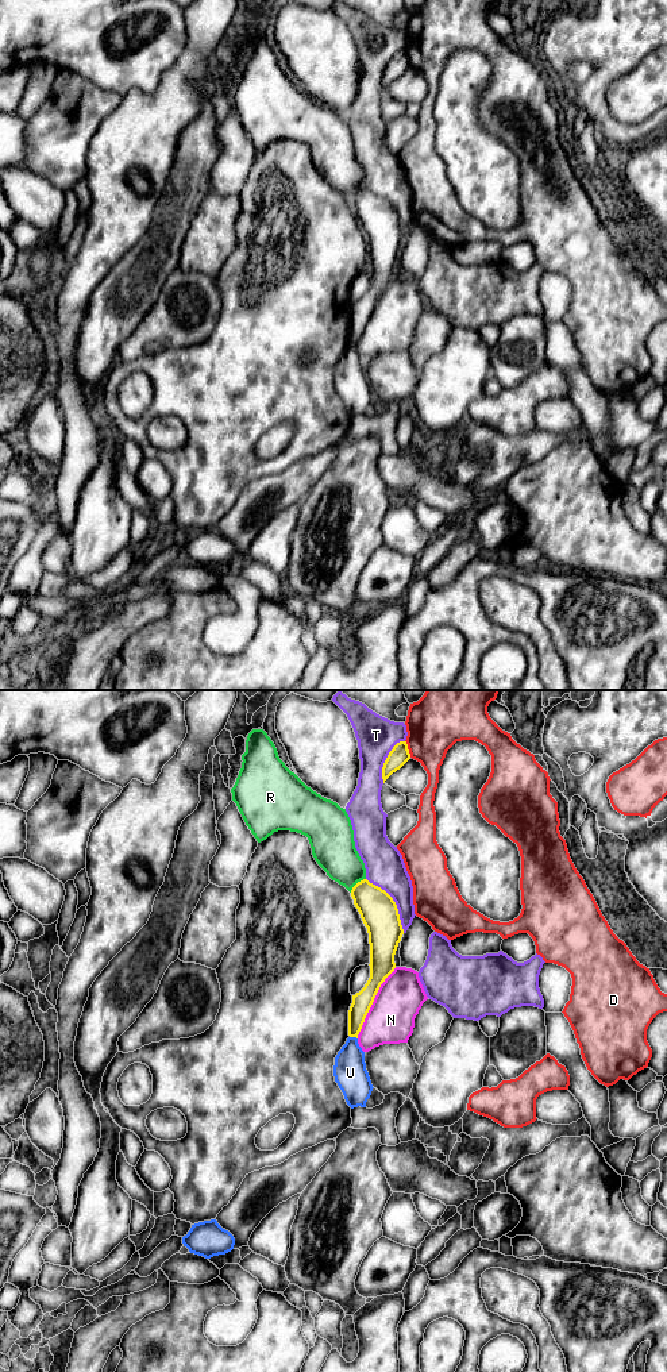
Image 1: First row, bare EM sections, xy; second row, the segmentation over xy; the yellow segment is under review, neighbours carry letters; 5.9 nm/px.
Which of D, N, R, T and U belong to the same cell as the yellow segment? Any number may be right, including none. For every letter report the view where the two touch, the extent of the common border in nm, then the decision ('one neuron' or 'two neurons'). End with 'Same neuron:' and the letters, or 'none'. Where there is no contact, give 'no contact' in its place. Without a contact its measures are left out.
D: meets yellow in xy; contact 110 nm long; two neurons
N: meets yellow in xy; contact 480 nm long; two neurons
R: meets yellow in xy; contact 130 nm long; two neurons
T: meets yellow in xy; contact 400 nm long; two neurons
U: meets yellow in xy; contact 50 nm long; two neurons
Same neuron: none

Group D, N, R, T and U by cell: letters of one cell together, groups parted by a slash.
D / N / R / T / U

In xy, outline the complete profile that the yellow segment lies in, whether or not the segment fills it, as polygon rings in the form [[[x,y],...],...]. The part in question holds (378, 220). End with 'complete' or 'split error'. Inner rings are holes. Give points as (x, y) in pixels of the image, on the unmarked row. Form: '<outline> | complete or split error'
[[[363,188],[352,196],[351,205],[365,235],[367,236],[370,253],[370,286],[365,296],[359,301],[352,304],[352,312],[348,319],[348,344],[358,347],[365,327],[374,311],[381,293],[396,277],[394,263],[404,243],[404,238],[396,211],[381,196],[370,192],[367,188]]] | complete

